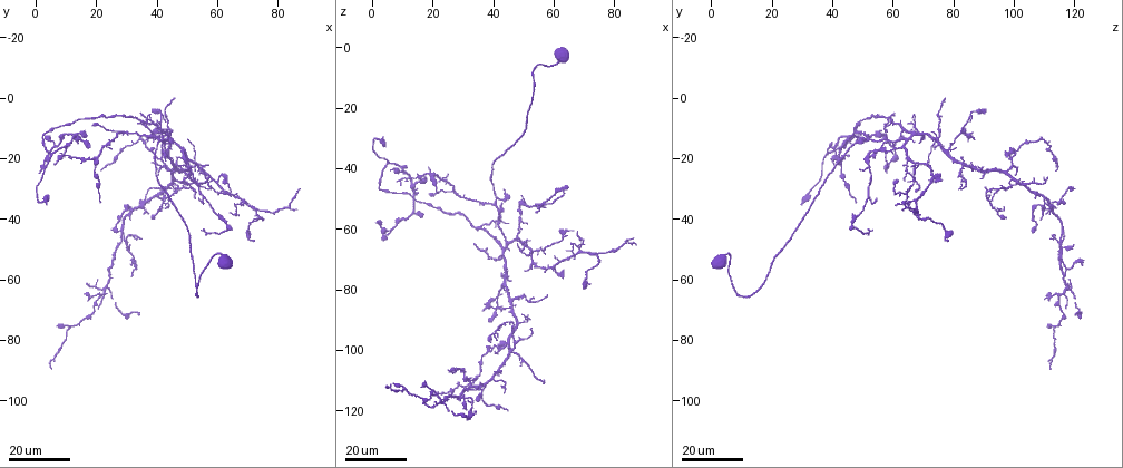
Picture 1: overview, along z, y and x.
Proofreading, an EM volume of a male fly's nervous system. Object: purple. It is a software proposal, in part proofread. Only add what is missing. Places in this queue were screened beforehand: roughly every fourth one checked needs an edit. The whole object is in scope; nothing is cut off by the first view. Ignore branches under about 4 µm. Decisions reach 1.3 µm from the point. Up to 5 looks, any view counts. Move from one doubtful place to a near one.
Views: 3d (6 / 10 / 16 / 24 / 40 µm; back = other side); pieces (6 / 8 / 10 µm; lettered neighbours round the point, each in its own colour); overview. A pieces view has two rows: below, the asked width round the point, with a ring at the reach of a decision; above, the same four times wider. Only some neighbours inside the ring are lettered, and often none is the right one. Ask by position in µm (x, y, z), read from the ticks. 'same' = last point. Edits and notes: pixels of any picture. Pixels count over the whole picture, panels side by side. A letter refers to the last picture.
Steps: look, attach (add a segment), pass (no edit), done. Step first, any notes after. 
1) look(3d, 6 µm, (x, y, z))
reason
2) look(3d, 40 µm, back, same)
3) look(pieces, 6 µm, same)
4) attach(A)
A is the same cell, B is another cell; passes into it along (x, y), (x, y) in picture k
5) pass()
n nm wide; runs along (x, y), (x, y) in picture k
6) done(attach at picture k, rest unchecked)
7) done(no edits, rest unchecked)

look(3d, 24 µm, (34, 8, 64))
free end

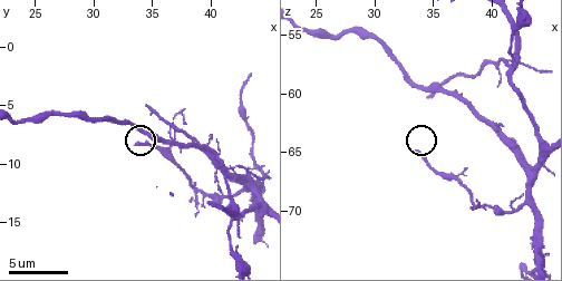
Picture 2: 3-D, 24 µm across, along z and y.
look(pieces, 8 µm, (33.6, 8.4, 65.0))
what lies round it

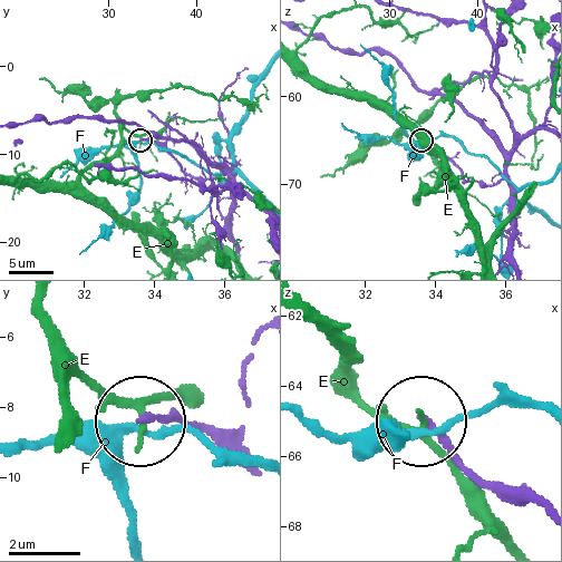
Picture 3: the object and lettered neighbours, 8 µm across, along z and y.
pass()
200 nm wide; E and F are other cells; runs along (535, 503), (464, 467), (422, 425) in picture 3; no lettered segment goes on from it

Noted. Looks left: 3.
look(pieces, 10 µm, (34.8, 5.2, 60.0))
an open end

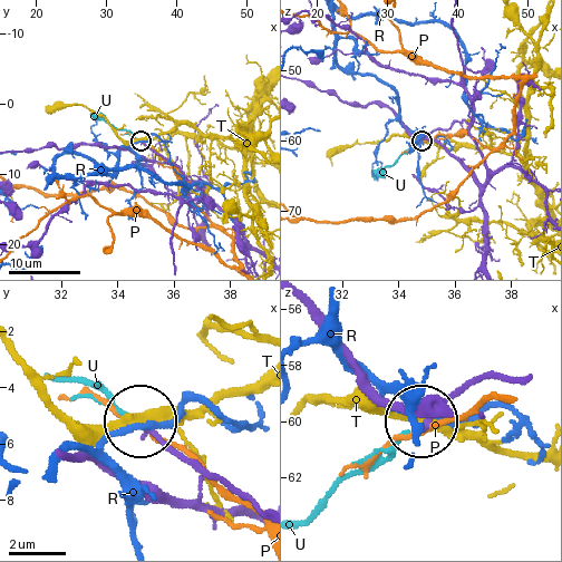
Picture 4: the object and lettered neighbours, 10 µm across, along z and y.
attach(U)
U is the same cell, P, R and T are other cells; passes into it along (491, 375), (457, 389), (299, 519) in picture 4; the neuron continues

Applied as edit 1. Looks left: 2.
look(3d, 24 µm, (3, 35, 29))
free end

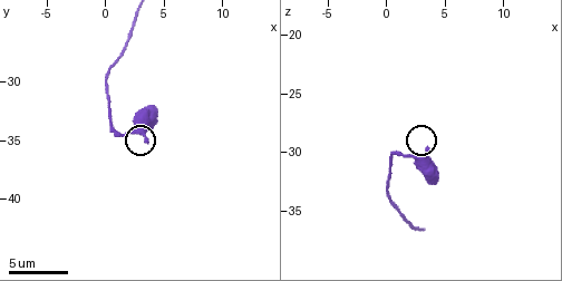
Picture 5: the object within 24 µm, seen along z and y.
look(pieces, 10 µm, (3.6, 35.0, 29.6))
what lies round it

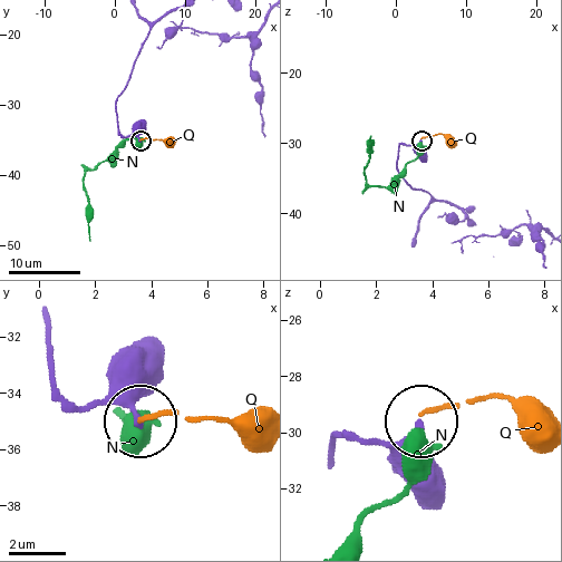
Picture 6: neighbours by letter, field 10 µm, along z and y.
attach(Q)
Q is the same cell, N is another cell; the neuron continues

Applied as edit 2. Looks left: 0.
done(attach at picture 4, attach at picture 6, rest unchecked)

